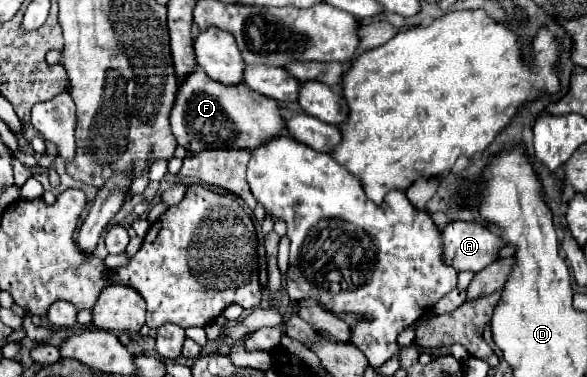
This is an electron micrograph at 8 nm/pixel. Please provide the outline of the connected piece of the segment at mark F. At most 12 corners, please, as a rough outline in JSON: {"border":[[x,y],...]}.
{"border":[[197,66],[171,128],[187,152],[253,152],[285,132],[273,98]]}

